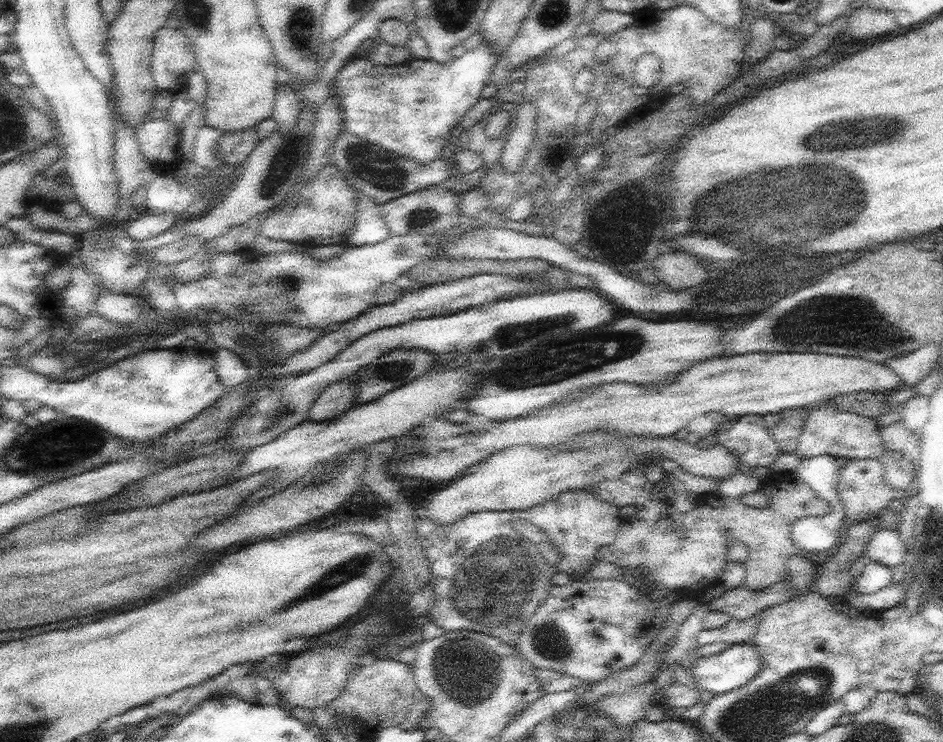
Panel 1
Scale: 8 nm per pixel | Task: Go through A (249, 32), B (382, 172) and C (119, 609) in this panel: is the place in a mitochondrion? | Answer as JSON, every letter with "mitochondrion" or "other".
{"A":"other","B":"mitochondrion","C":"other"}

